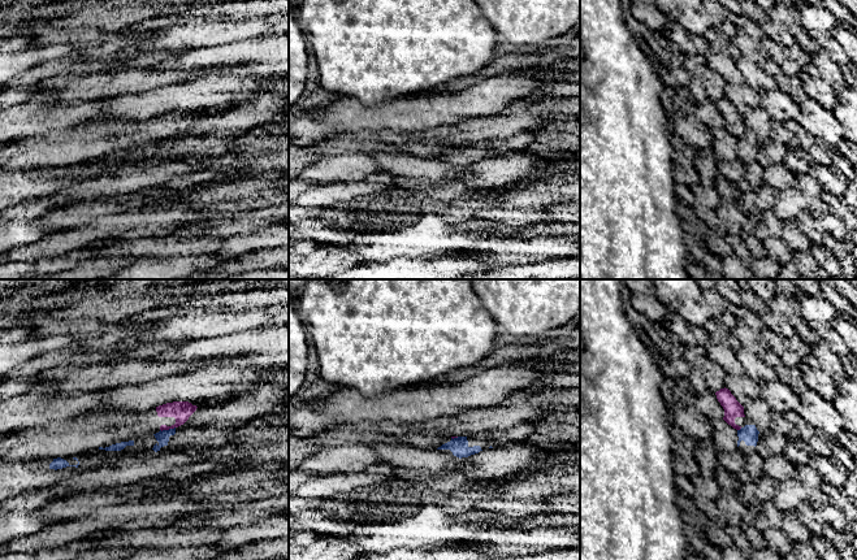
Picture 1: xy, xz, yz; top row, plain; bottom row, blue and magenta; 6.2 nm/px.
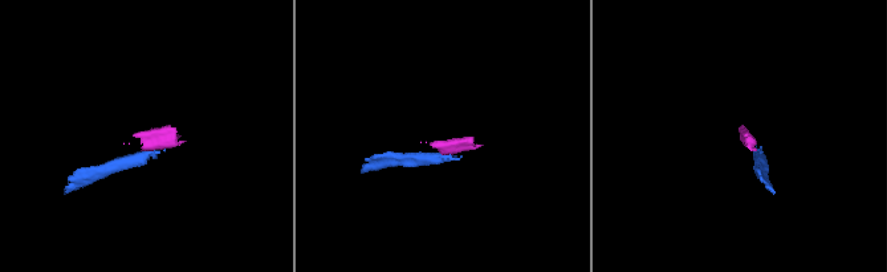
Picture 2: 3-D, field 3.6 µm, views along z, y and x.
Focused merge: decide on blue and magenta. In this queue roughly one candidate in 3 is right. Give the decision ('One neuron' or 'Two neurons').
Two neurons

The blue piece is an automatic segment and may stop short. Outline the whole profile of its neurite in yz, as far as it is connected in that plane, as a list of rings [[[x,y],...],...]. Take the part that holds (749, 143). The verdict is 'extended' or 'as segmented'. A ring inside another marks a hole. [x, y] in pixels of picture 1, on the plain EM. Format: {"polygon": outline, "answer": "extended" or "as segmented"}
{"polygon": [[[746,129],[746,134],[737,139],[737,160],[740,160],[744,165],[754,162],[758,151],[758,143],[759,140],[757,139],[753,130]]], "answer": "extended"}

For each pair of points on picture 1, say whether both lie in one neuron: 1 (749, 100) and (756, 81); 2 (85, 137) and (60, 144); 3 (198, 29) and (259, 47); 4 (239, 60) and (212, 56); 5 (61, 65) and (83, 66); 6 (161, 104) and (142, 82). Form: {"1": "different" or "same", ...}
{"1": "different", "2": "same", "3": "different", "4": "same", "5": "same", "6": "different"}

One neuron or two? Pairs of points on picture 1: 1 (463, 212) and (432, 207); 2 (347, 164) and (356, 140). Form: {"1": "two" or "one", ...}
{"1": "one", "2": "two"}

